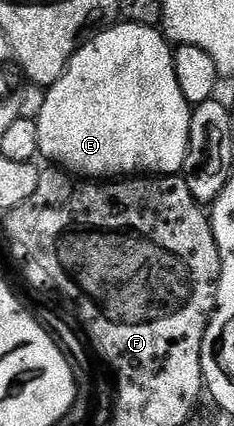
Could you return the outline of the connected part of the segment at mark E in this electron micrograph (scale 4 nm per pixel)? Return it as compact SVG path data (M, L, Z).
M116 23L109 29L96 32L92 41L84 40L75 54L67 62L67 70L57 79L57 83L46 90L47 98L37 114L37 139L39 140L39 157L47 160L80 179L123 179L128 175L179 175L182 174L187 144L189 143L189 127L193 106L181 95L181 87L177 87L177 71L173 71L172 42L156 26L137 25L134 23Z

